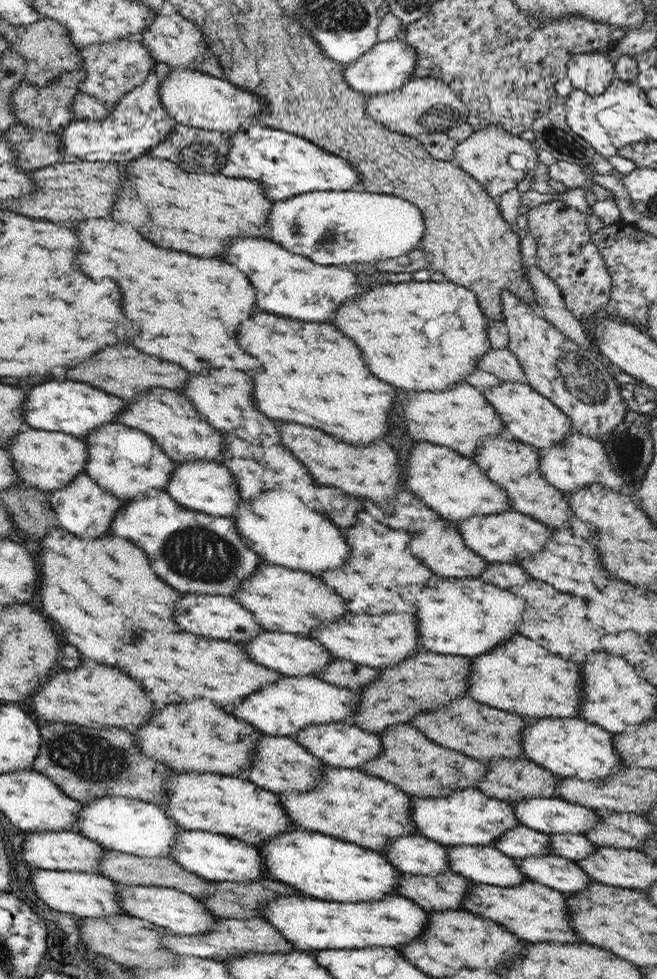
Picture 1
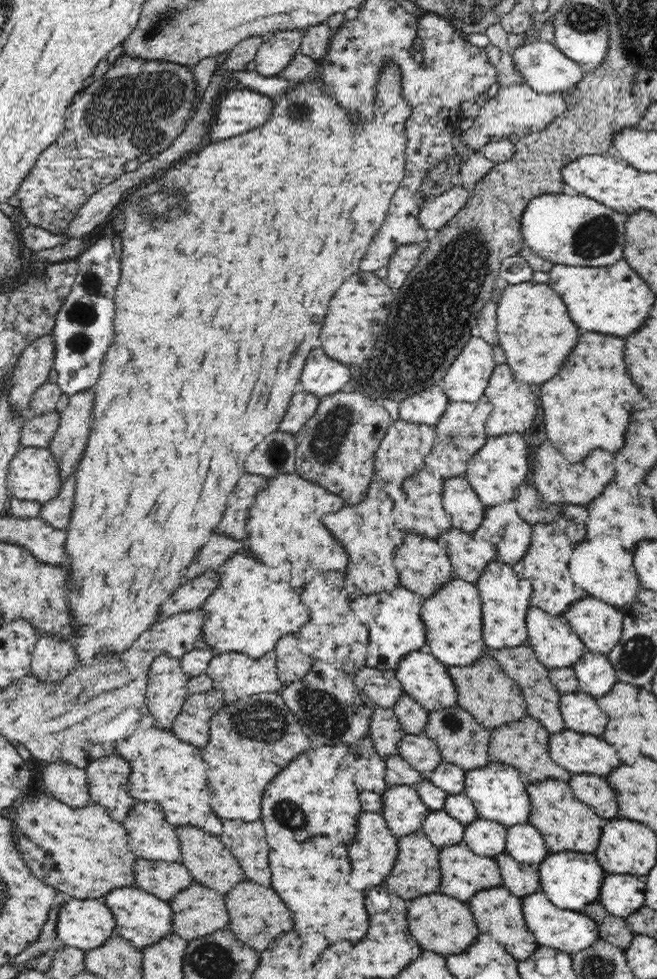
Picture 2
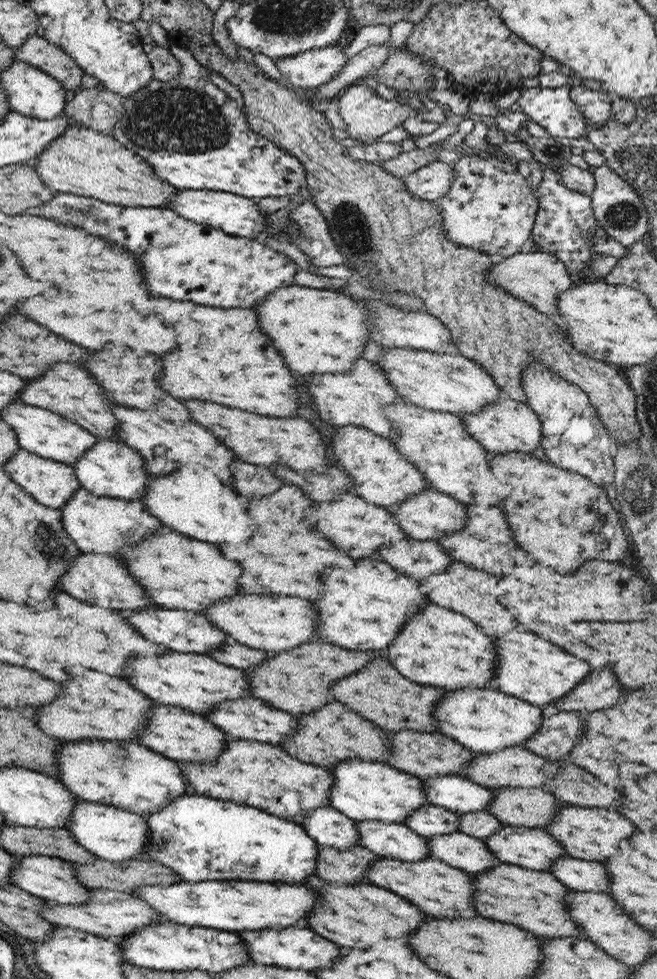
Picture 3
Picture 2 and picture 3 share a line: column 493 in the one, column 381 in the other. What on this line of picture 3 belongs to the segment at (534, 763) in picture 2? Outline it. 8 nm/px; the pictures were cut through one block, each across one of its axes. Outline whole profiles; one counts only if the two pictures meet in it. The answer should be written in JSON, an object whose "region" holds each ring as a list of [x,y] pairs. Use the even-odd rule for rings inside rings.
{"region":[[[331,700],[330,703],[318,707],[316,711],[296,716],[301,728],[298,728],[298,732],[294,733],[290,740],[278,746],[288,751],[294,758],[301,759],[301,762],[331,769],[338,762],[355,758],[382,762],[388,760],[392,747],[388,733],[341,702]]]}

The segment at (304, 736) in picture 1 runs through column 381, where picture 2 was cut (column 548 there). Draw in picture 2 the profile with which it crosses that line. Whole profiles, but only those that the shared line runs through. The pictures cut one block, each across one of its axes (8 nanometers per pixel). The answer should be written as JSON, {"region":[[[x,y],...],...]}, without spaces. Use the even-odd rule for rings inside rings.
{"region":[[[564,729],[549,736],[547,749],[554,763],[571,774],[606,777],[618,768],[618,753],[603,738]]]}

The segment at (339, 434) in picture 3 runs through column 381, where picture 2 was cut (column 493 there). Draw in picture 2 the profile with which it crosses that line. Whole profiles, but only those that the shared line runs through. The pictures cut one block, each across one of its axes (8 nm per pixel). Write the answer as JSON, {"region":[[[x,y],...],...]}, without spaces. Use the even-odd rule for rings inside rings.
{"region":[[[510,433],[489,436],[484,446],[481,446],[480,450],[472,455],[464,476],[470,483],[470,487],[476,491],[476,495],[478,495],[485,508],[504,506],[508,501],[514,502],[518,486],[530,483],[530,478],[528,478],[531,469],[529,453],[521,434]]]}

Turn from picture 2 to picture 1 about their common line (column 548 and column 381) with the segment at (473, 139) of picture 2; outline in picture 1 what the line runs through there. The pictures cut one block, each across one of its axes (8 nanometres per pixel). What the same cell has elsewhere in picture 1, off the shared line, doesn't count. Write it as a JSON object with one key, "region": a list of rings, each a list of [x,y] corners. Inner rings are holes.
{"region":[[[422,77],[412,78],[406,85],[391,93],[369,96],[367,101],[367,113],[379,123],[387,126],[390,130],[418,137],[426,134],[426,132],[430,132],[426,126],[420,124],[420,120],[426,120],[427,126],[429,125],[431,129],[431,125],[438,125],[438,122],[442,122],[443,125],[448,119],[452,123],[456,122],[455,115],[449,116],[448,111],[445,112],[444,110],[439,111],[435,109],[438,108],[438,106],[454,108],[454,113],[456,110],[468,112],[459,94],[454,92],[448,84],[444,84],[442,80],[434,79],[433,77]]]}

